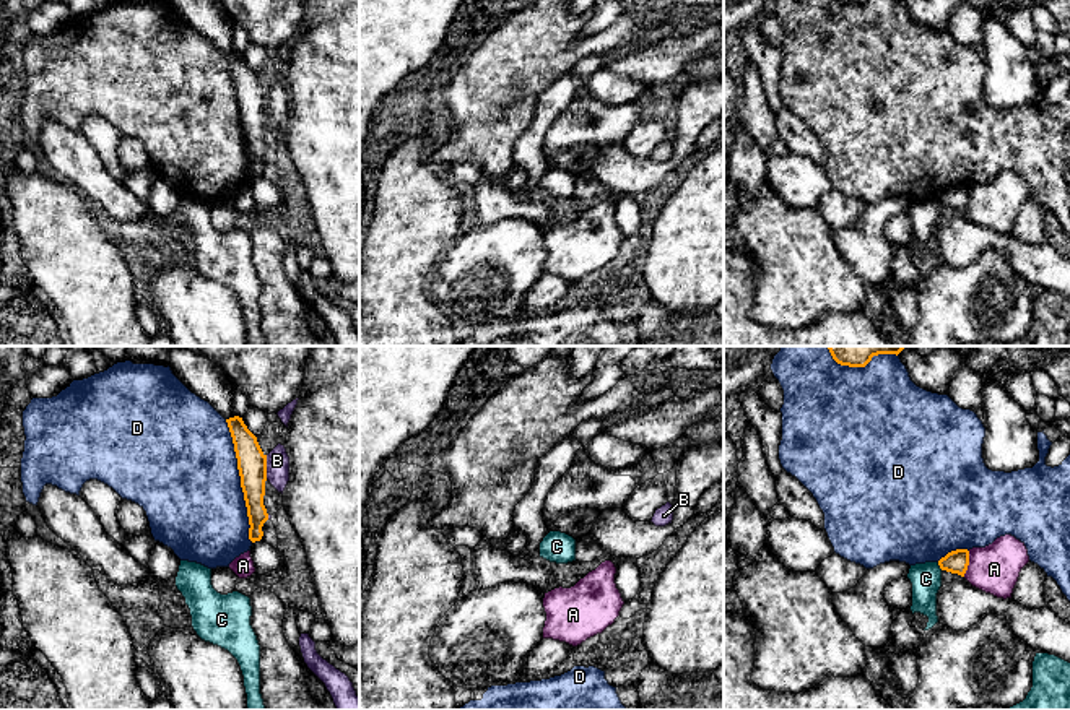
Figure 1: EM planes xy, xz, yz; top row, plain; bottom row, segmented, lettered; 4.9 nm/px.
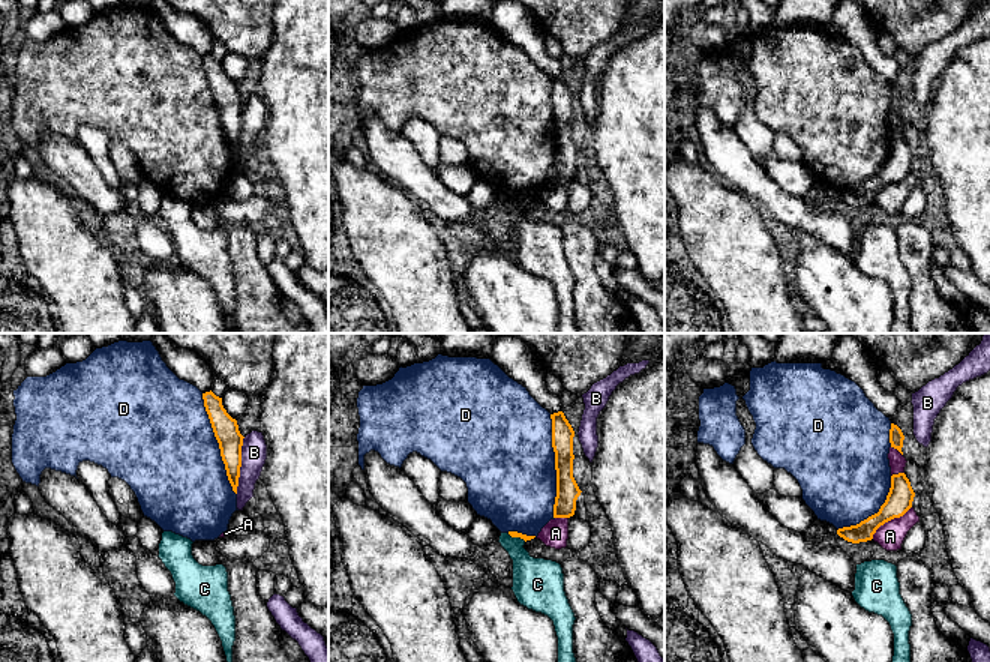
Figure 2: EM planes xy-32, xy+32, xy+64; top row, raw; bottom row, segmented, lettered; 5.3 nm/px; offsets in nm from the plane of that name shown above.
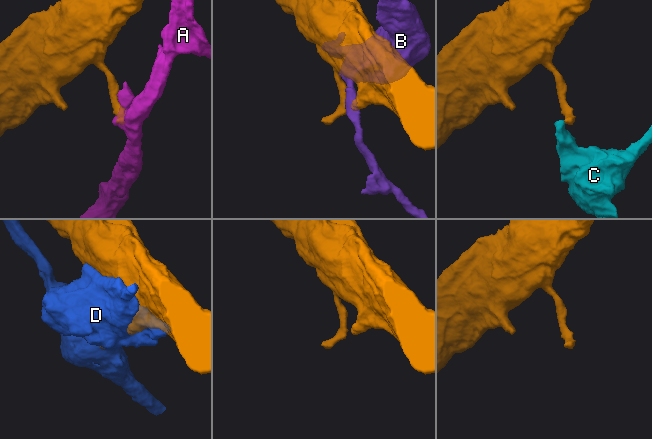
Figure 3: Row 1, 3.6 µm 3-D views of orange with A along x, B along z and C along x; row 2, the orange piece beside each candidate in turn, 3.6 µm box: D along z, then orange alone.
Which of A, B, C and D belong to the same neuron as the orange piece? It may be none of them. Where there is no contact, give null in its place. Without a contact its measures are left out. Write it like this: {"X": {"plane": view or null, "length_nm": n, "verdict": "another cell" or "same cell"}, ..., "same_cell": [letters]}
{"A": {"plane": "yz", "length_nm": 130, "verdict": "another cell"}, "B": {"plane": "xy", "length_nm": 120, "verdict": "another cell"}, "C": {"plane": "yz", "length_nm": 50, "verdict": "another cell"}, "D": {"plane": "xy", "length_nm": 600, "verdict": "another cell"}, "same_cell": []}

